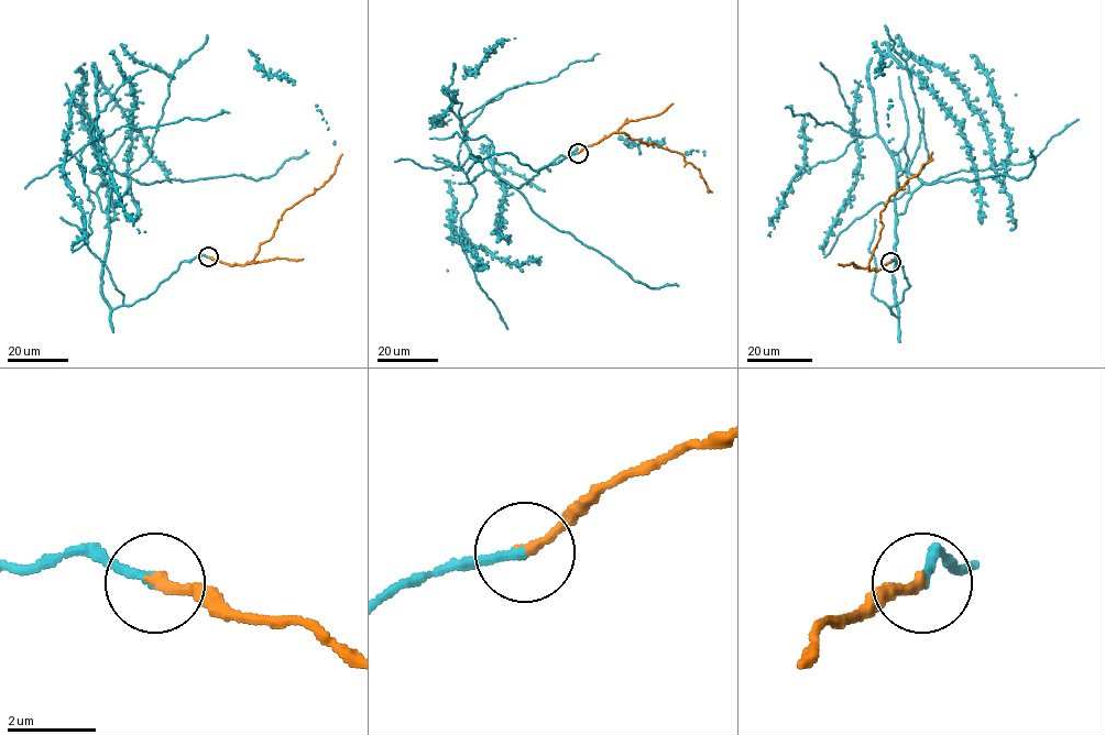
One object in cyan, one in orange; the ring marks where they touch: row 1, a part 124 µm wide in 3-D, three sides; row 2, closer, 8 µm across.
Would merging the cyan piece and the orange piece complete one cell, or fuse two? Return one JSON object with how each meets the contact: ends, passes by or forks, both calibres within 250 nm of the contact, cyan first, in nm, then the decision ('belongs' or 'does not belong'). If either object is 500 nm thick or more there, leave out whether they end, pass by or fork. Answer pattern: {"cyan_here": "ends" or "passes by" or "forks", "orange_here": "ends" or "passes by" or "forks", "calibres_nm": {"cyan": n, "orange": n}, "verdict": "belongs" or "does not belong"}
{"cyan_here": "ends", "orange_here": "ends", "calibres_nm": {"cyan": 200, "orange": 240}, "verdict": "belongs"}

